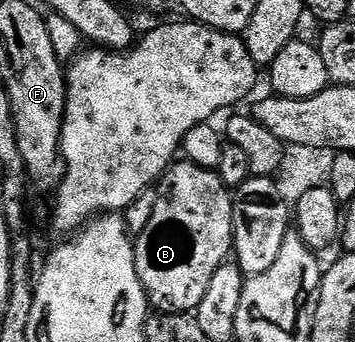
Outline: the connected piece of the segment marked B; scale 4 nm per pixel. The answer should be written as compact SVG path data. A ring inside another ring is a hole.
M188 162L174 163L156 189L155 214L135 240L135 266L157 312L189 314L203 302L215 270L227 263L234 251L233 197L214 169Z

